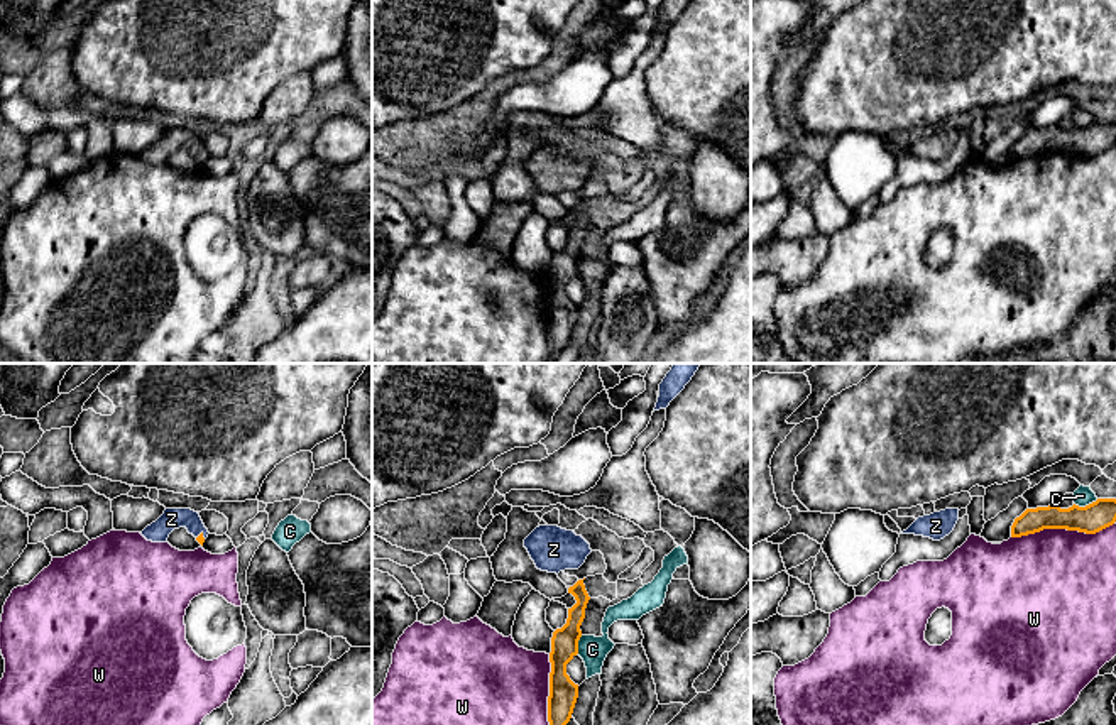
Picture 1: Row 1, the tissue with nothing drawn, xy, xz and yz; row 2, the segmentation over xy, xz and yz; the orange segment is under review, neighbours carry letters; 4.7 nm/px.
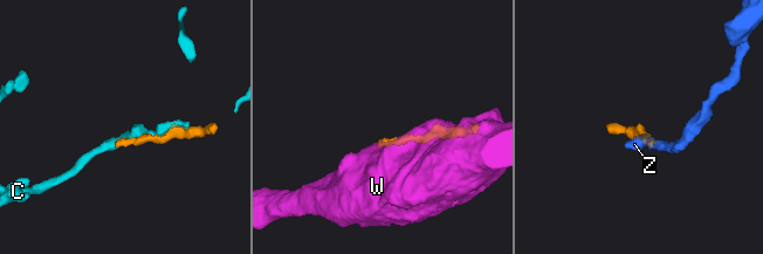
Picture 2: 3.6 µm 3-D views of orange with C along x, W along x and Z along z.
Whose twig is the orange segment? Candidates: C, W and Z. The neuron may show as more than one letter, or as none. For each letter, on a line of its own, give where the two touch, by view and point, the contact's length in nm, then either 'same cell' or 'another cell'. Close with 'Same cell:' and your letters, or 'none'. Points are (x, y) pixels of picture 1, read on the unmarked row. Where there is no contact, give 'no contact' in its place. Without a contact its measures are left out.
C: contact yz (1086, 127); length 120 nm; another cell
W: contact yz (1062, 149); length 500 nm; another cell
Z: contact xy (200, 156); length 50 nm; same cell
Same cell: Z

